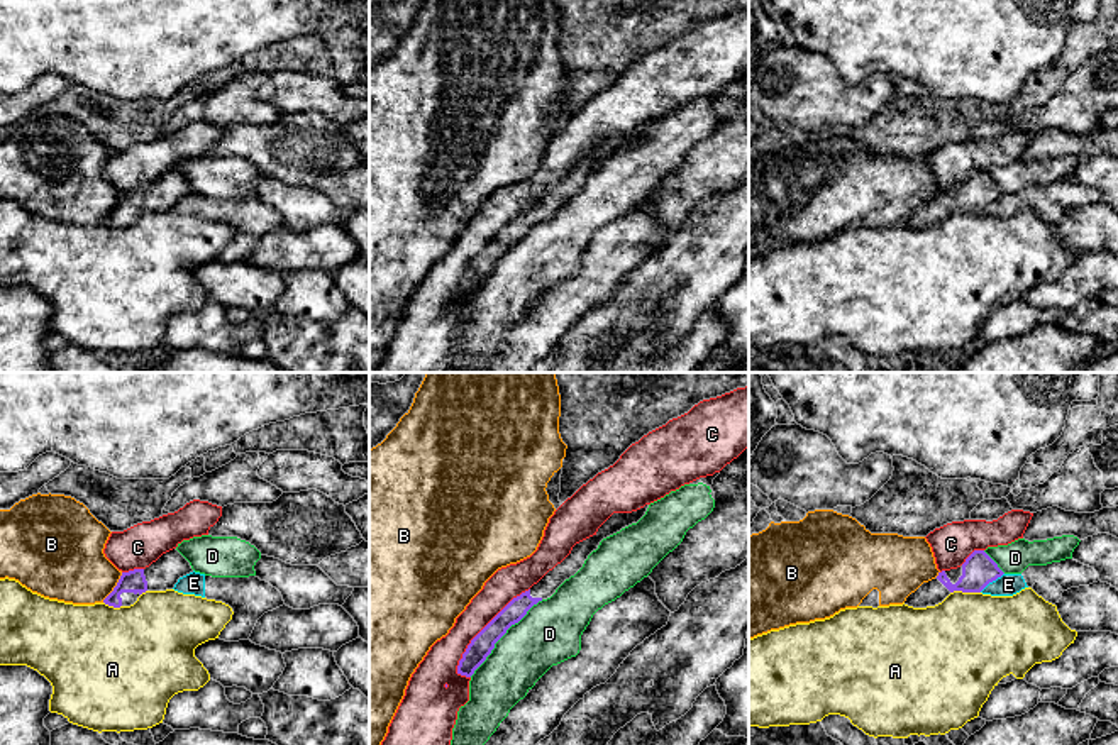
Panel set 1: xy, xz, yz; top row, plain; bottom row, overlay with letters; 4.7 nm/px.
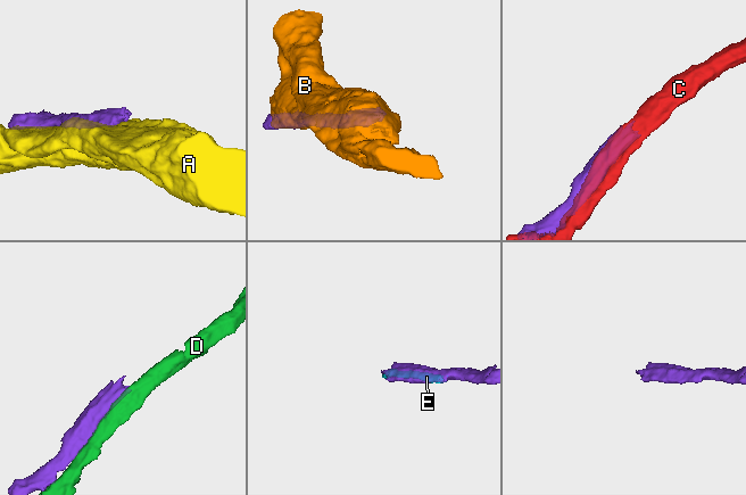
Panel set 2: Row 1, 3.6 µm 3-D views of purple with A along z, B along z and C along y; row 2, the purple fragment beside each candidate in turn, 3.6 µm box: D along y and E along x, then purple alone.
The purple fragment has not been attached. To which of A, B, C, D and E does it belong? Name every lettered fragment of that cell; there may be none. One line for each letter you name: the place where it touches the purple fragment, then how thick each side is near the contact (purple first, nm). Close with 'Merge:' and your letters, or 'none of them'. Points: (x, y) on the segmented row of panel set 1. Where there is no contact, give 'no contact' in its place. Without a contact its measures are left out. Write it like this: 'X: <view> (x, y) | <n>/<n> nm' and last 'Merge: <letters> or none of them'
Merge: none of them

